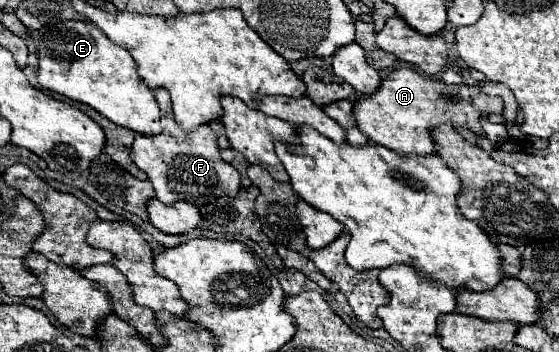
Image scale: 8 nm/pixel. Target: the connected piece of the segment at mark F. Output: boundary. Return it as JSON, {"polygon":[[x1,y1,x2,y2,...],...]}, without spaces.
{"polygon":[[199,124,193,132,181,130,181,134,175,136,167,132,155,136,135,134,135,142,131,146,131,160,149,176,155,188,155,196,163,204,173,204,177,200,205,204,205,200,219,198,223,194,235,196,241,188,239,172,219,156,215,132,207,124]]}

